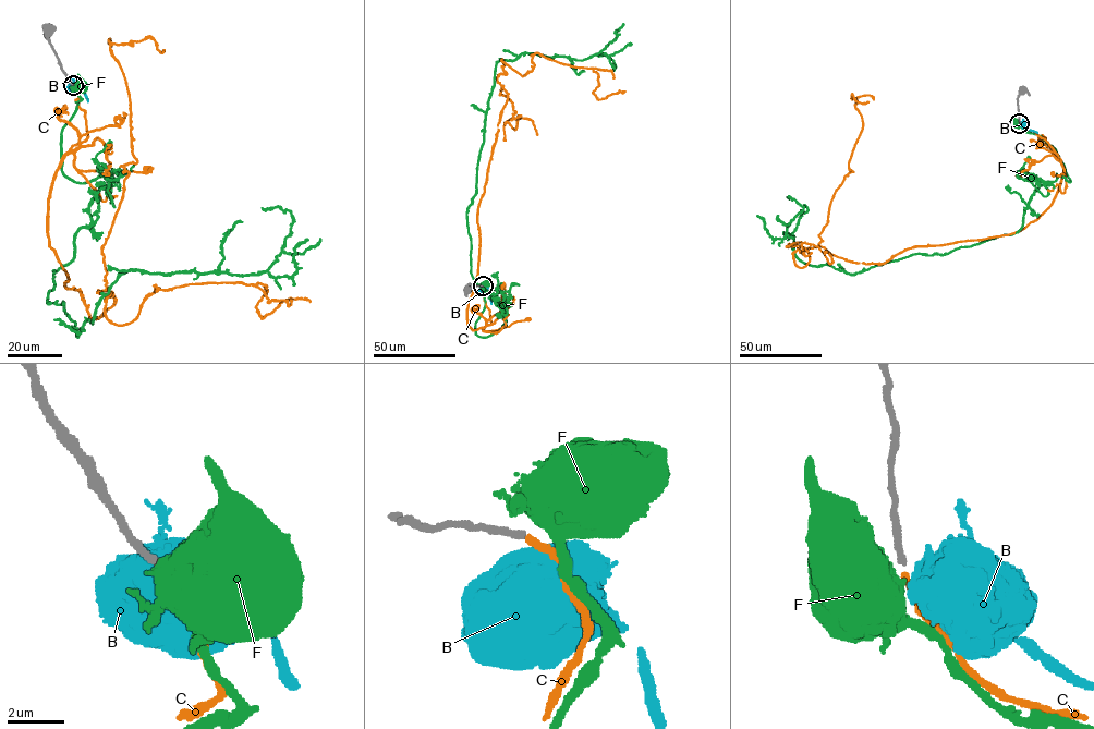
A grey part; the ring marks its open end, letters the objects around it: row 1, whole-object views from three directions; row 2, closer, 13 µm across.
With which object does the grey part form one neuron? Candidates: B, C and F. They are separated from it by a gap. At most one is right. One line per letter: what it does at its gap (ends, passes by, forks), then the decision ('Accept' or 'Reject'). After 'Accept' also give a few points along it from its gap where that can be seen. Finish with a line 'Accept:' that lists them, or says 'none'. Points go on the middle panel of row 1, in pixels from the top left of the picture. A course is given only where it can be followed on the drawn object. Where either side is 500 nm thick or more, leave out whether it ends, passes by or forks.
B: Reject
C: It ends there. Reject
F: Reject
Accept: none

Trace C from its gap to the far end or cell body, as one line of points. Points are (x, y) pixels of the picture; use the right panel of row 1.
C: (1019, 123), (1064, 168), (1023, 229), (882, 263), (815, 246), (799, 267), (809, 253), (787, 246), (824, 254)

